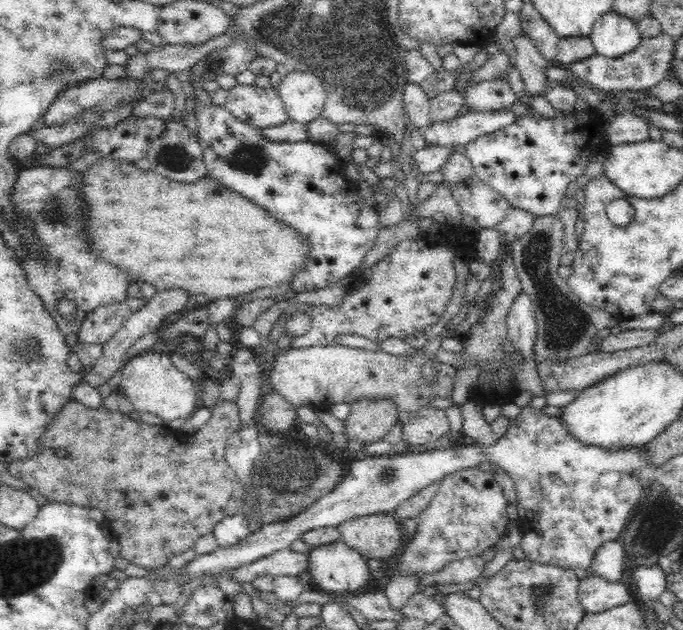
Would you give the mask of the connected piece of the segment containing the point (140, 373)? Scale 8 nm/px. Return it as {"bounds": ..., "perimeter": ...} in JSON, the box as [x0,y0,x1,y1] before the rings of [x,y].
{"bounds":[117,348,201,421],"perimeter":[[[156,348],[141,352],[126,359],[121,372],[122,380],[117,390],[126,396],[133,408],[140,413],[150,412],[167,421],[176,418],[188,419],[201,408],[200,390],[195,385],[196,382],[174,367],[174,361],[170,360],[168,352],[160,352]]]}

